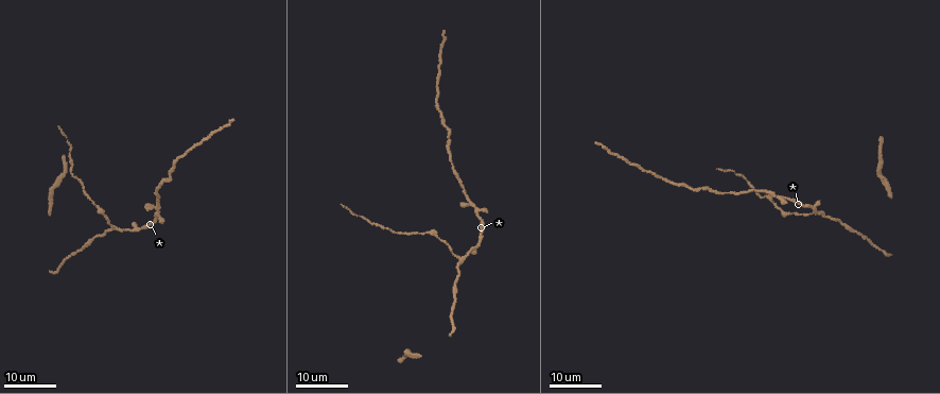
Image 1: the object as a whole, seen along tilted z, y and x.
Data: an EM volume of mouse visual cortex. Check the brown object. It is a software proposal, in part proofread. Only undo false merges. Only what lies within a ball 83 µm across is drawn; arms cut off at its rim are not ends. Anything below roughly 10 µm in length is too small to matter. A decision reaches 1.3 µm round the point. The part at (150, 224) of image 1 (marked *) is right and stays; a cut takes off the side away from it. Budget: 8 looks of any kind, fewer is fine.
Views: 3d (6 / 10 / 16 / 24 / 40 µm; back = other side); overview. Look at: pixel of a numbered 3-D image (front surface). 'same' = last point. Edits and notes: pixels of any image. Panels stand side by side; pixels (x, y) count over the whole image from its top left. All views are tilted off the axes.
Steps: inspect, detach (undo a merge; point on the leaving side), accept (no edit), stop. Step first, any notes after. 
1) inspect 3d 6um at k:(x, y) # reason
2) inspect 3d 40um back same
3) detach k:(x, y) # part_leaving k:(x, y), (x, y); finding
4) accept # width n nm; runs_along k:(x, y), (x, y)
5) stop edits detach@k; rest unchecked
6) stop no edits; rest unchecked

inspect 3d 24um at 1:(113, 226) # branch point

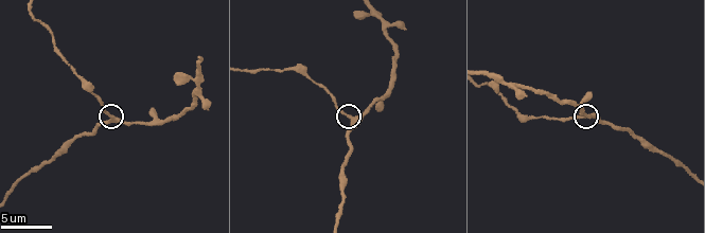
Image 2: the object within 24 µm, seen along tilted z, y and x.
inspect 3d 10um at 2:(351, 120)

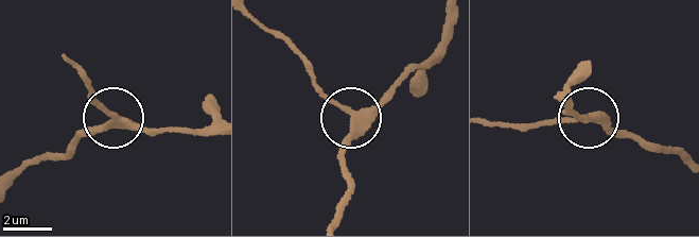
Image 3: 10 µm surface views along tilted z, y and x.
inspect 3d 10um back at 3:(355, 116)

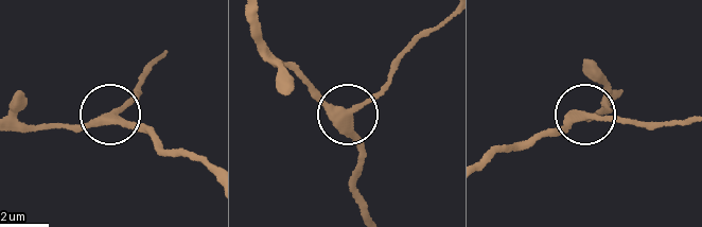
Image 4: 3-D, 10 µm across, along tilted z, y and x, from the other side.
accept # width 300 nm; runs_along 4:(251, 13), (257, 40), (348, 115), (370, 102), (400, 64); all the same neuron

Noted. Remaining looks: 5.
inspect 3d 16um at 2:(535, 117) # thick turns thin

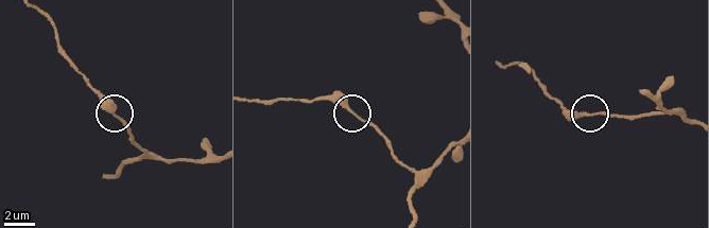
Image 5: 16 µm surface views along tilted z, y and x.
inspect 3d 6um at 5:(587, 113)

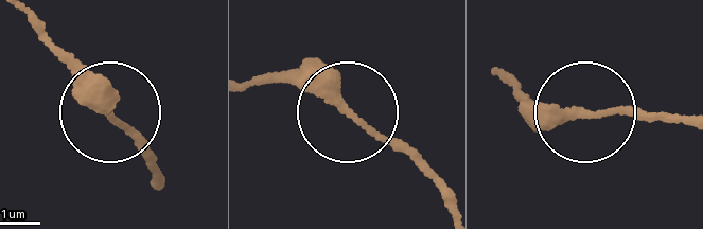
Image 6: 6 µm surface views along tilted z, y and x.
accept # width 220 nm; runs_along 6:(445, 195), (347, 111), (261, 78); one neuron here

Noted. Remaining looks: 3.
inspect 3d 16um at 1:(448, 154) # thick turns thin

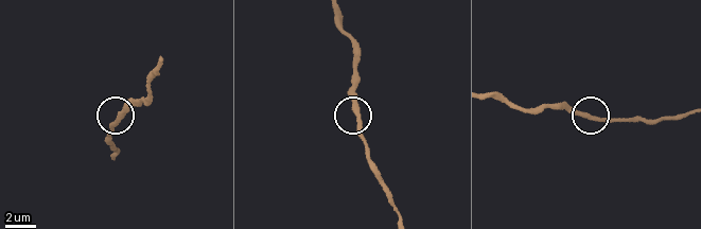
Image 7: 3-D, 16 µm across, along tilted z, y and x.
inspect 3d 10um at 7:(115, 120) # closer look

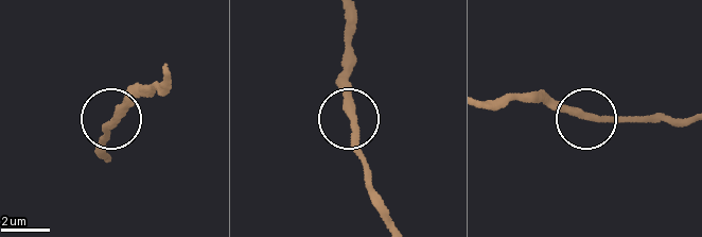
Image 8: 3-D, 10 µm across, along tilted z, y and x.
accept # one neuron here

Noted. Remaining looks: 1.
stop no edits; rest unchecked

